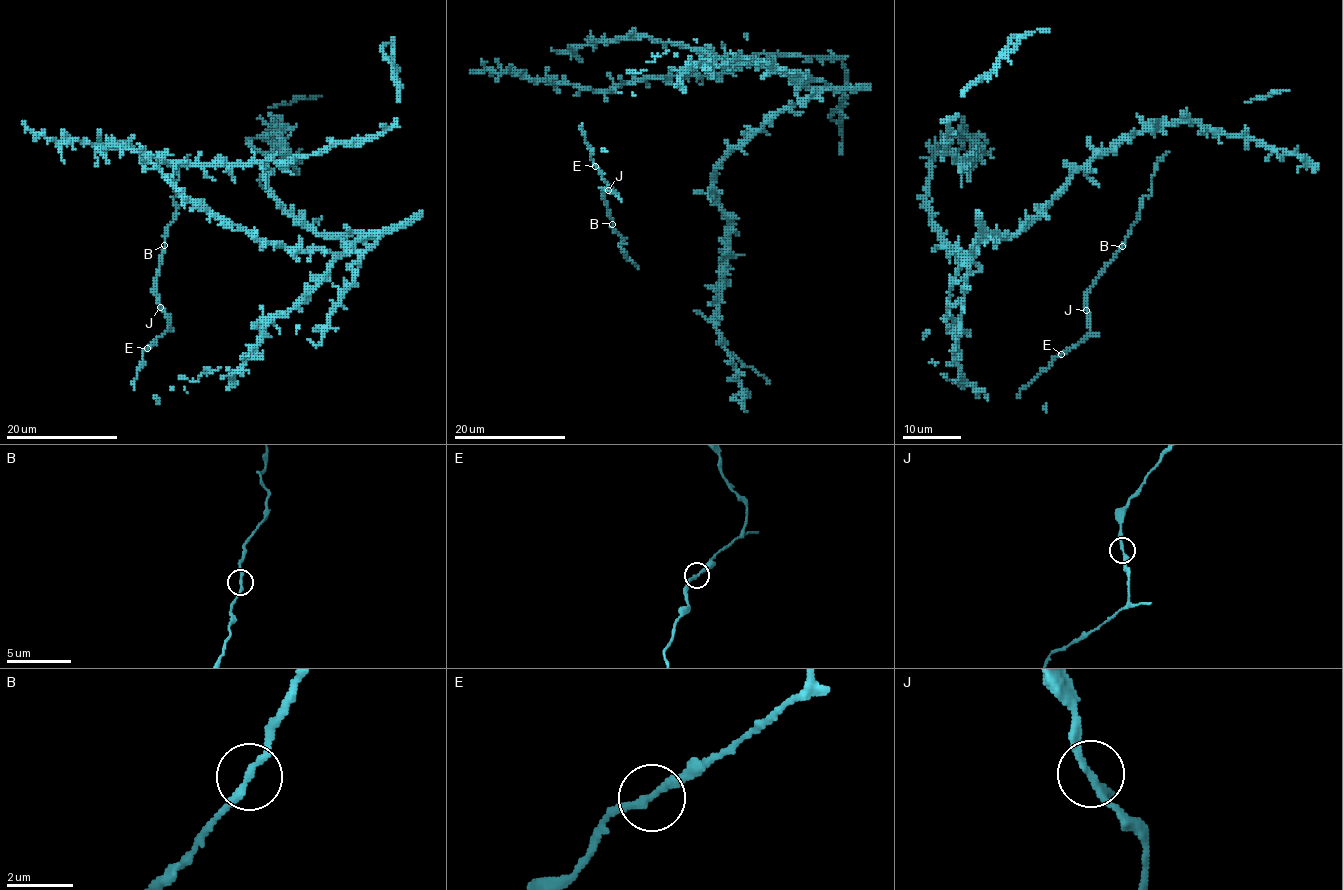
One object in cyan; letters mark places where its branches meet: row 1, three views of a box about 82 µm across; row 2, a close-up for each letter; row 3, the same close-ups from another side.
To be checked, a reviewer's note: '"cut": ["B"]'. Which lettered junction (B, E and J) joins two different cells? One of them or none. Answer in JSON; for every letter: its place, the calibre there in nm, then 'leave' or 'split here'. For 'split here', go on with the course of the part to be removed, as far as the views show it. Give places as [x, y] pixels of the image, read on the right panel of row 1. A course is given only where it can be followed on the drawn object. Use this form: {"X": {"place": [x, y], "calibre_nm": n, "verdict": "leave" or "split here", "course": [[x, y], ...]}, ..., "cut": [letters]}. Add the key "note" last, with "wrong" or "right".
{"B": {"place": [1122, 246], "calibre_nm": 220, "verdict": "leave"}, "E": {"place": [1061, 354], "calibre_nm": 200, "verdict": "leave"}, "J": {"place": [1086, 310], "calibre_nm": 220, "verdict": "leave"}, "cut": [], "note": "wrong"}

